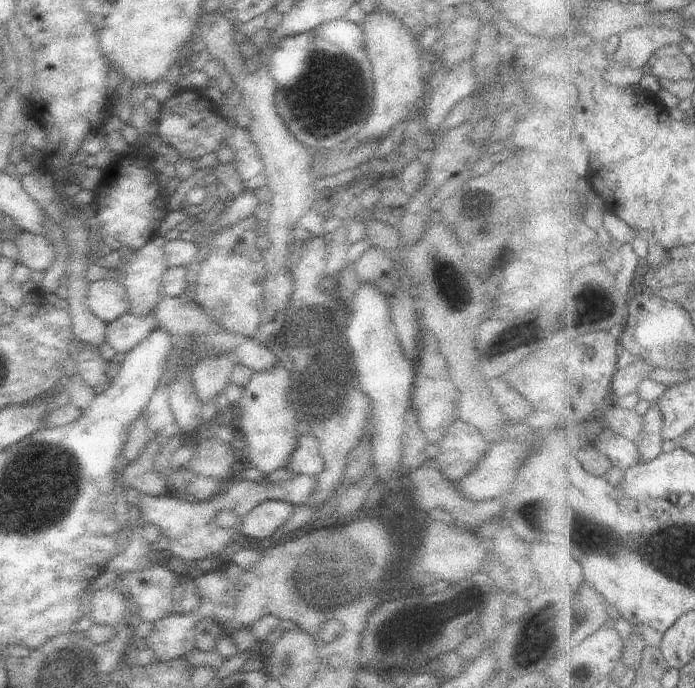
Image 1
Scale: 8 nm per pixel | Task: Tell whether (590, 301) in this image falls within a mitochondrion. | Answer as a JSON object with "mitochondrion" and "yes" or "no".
{"mitochondrion":"yes"}

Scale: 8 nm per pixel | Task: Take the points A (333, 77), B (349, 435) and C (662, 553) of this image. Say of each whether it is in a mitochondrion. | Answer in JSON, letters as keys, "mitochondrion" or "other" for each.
{"A":"mitochondrion","B":"other","C":"mitochondrion"}

